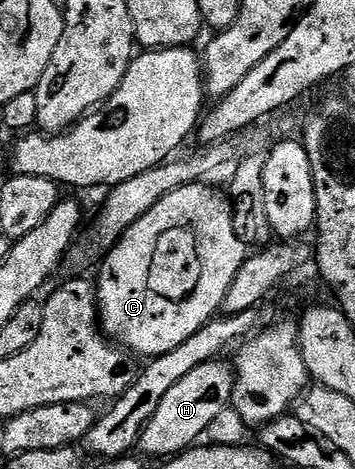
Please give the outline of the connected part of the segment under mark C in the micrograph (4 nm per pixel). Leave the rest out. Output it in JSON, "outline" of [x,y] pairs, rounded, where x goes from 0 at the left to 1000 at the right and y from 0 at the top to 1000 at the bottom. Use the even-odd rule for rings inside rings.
{"outline":[[[580,388],[521,392],[451,422],[417,456],[355,488],[285,557],[287,582],[270,595],[282,697],[318,731],[369,753],[431,763],[496,746],[507,729],[530,729],[541,712],[617,672],[676,567],[699,550],[696,514],[670,505],[673,488],[659,488],[659,469],[648,463],[651,429],[639,412],[611,409],[586,394]]]}

